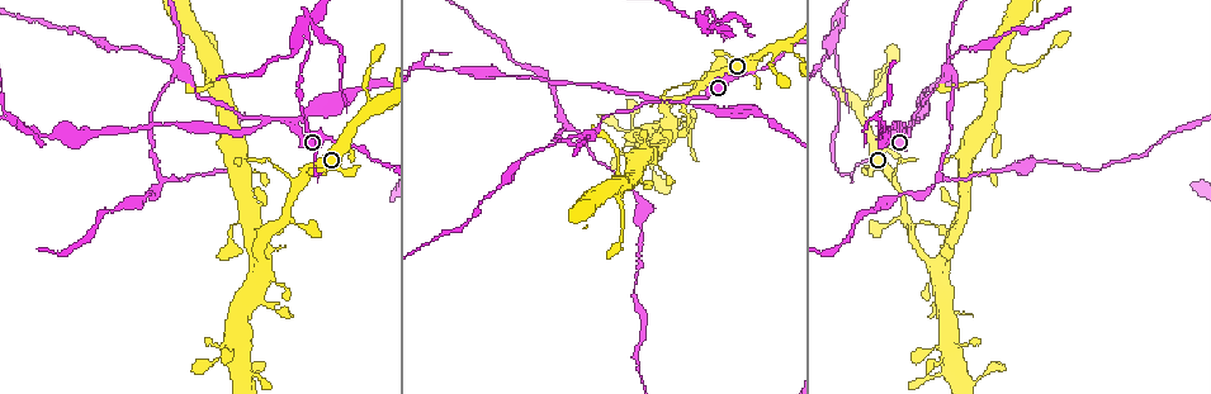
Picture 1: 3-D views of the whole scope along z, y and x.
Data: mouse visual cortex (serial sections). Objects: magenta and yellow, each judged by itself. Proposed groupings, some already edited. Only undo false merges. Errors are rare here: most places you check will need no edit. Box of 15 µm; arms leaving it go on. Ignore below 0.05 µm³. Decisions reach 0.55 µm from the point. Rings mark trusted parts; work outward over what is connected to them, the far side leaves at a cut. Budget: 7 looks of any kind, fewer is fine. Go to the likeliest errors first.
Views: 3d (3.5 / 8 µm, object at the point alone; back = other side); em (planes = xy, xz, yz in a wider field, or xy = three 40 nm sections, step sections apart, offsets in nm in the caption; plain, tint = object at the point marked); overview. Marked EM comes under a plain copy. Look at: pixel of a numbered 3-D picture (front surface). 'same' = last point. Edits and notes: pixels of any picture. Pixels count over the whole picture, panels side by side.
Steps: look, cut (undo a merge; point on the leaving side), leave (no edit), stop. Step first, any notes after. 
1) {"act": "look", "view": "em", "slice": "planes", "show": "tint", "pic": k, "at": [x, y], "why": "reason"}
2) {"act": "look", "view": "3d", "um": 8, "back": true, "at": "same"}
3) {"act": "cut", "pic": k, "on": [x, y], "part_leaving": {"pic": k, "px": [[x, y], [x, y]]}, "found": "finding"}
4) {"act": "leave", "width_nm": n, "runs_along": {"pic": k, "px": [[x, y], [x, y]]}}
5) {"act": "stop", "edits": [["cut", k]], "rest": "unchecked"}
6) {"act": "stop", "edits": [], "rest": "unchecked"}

{"act": "look", "view": "3d", "um": 8, "pic": 1, "at": [670, 103], "why": "a fork"}

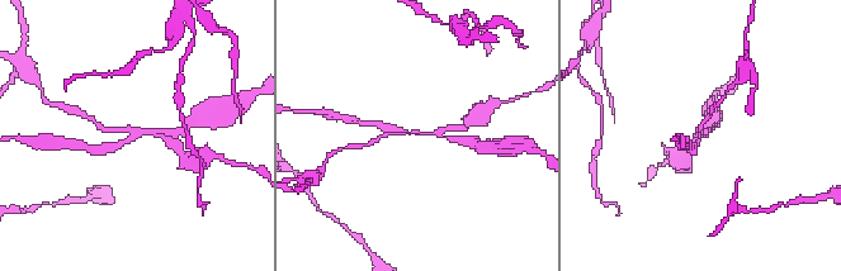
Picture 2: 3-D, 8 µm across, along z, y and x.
{"act": "look", "view": "3d", "um": 3.5, "pic": 2, "at": [133, 133], "why": "closer look"}

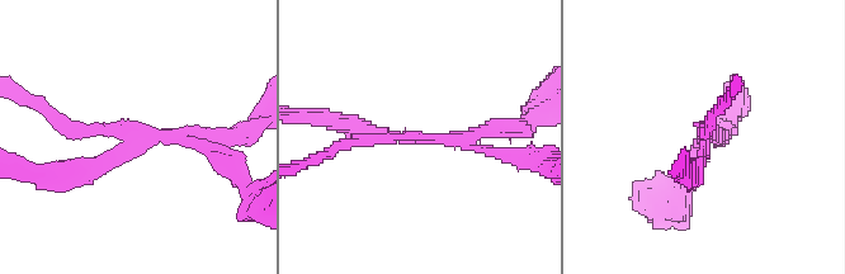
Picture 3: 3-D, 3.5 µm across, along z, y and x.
{"act": "look", "view": "em", "slice": "xy", "step": 5, "show": "tint", "pic": 3, "at": [421, 139], "arms": 3, "arm_widths_nm": [150, 150, 150], "why": "shape alone is not enough"}

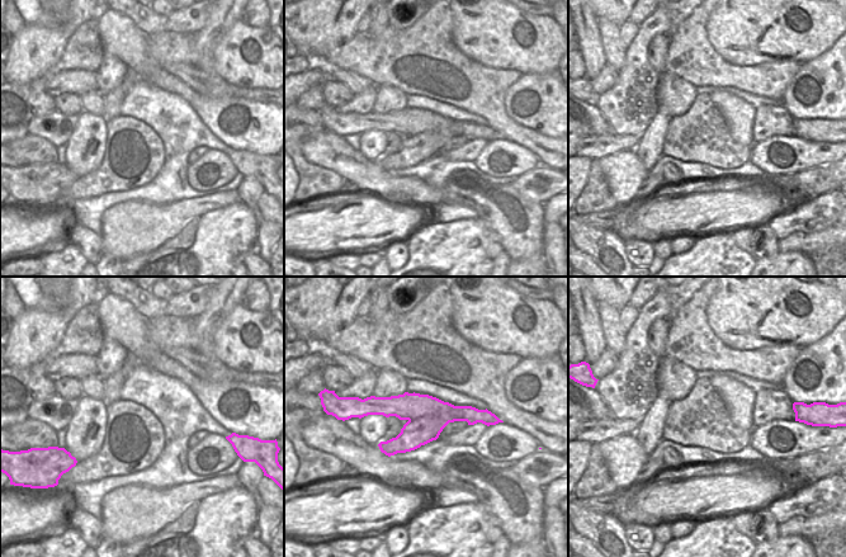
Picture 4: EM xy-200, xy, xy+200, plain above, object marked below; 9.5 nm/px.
{"act": "leave", "found": "all the same cell"}

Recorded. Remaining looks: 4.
{"act": "look", "view": "3d", "um": 3.5, "pic": 1, "at": [180, 67], "why": "looks like a crossing"}

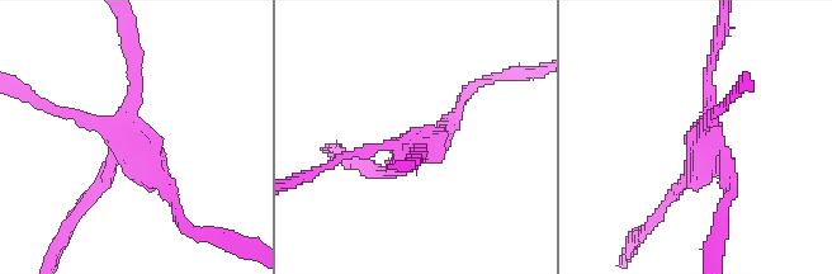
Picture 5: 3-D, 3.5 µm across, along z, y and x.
{"act": "look", "view": "em", "slice": "planes", "show": "tint", "pic": 5, "at": [701, 142]}

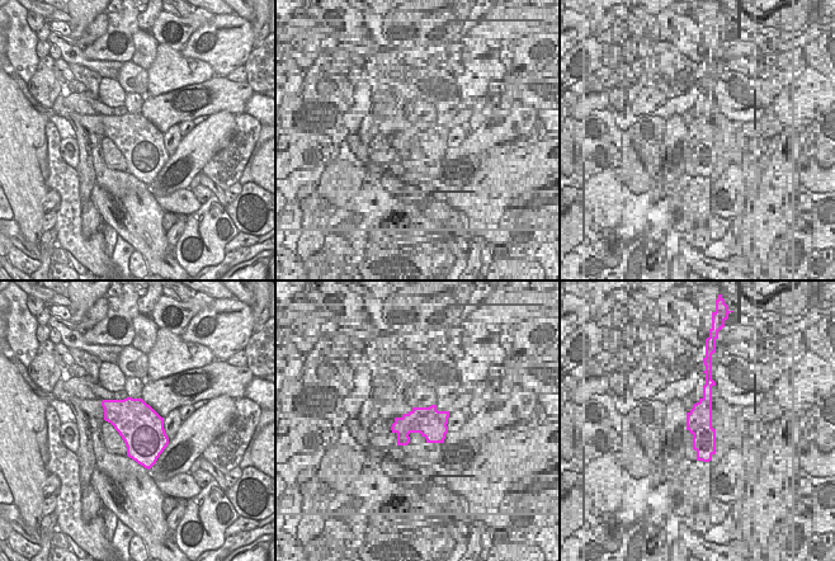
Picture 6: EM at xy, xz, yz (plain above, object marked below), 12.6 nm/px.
{"act": "leave", "arm_widths_nm": [100, 150, 150, 200], "runs_along": {"pic": 5, "px": [[461, 107], [374, 171]]}, "found": "one cell here"}

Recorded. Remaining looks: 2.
{"act": "look", "view": "3d", "um": 3.5, "pic": 1, "at": [938, 176], "why": "arms part here"}

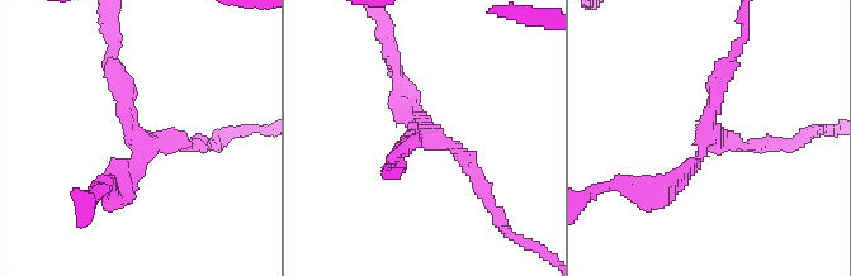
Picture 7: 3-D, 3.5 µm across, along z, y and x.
{"act": "look", "view": "em", "slice": "xy", "step": 1, "show": "tint", "pic": 7, "at": [133, 130], "arms": 3, "arm_widths_nm": [150, 200, 200], "why": "shape alone is not enough"}

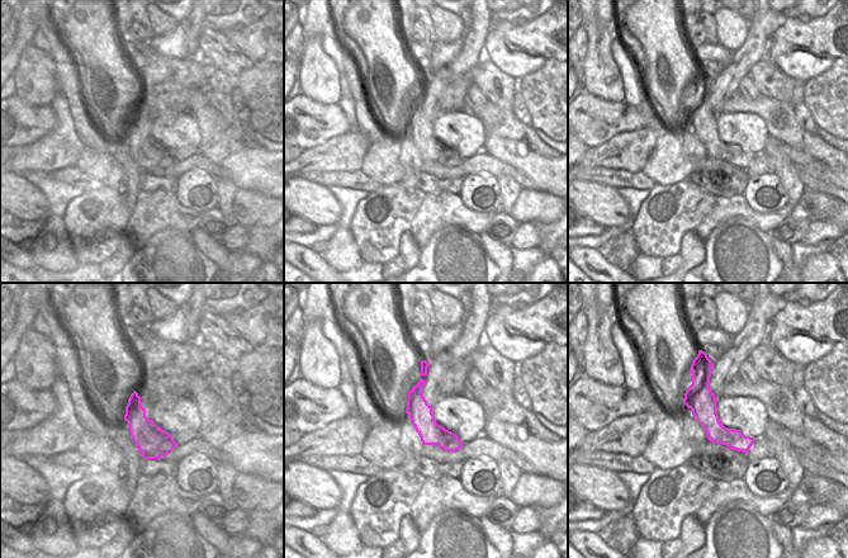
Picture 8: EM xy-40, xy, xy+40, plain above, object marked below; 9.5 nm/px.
{"act": "leave", "runs_along": {"pic": 8, "px": [[702, 370], [705, 415], [744, 448]]}, "found": "continuous, no second cell"}

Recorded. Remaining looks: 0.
{"act": "stop", "edits": [], "rest": "unchecked"}

